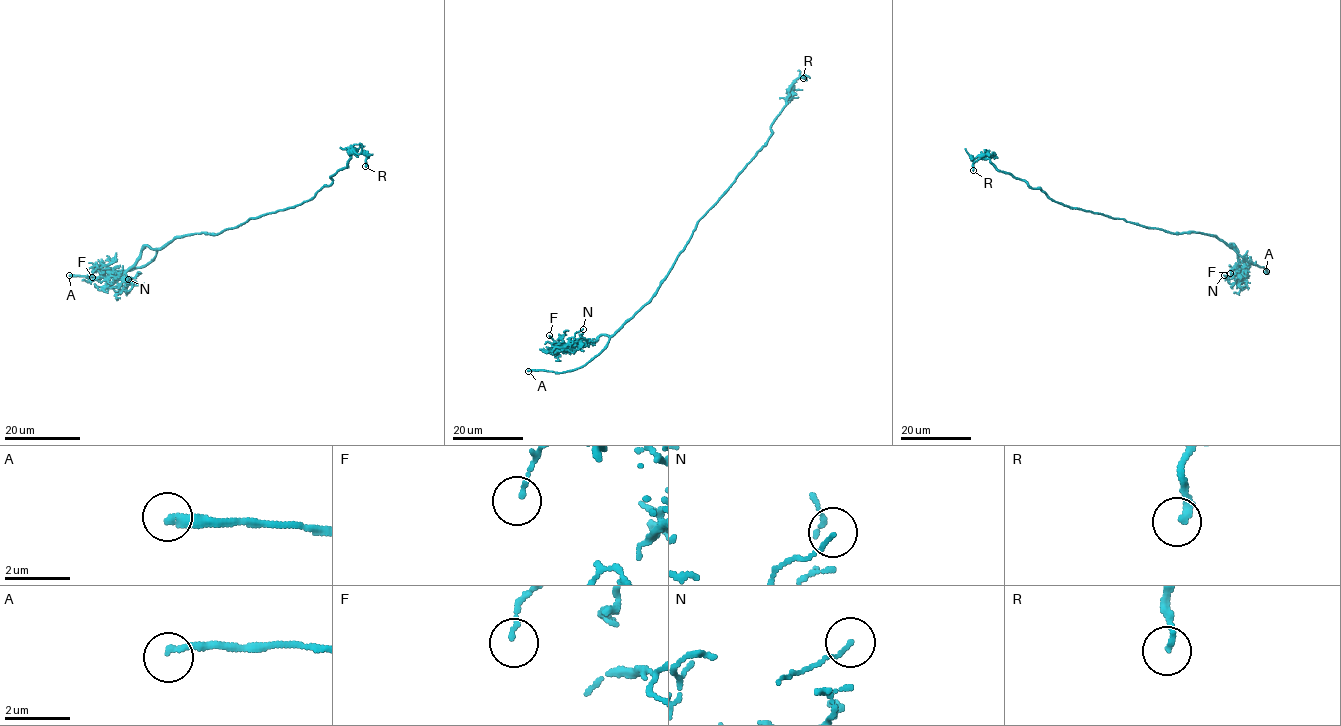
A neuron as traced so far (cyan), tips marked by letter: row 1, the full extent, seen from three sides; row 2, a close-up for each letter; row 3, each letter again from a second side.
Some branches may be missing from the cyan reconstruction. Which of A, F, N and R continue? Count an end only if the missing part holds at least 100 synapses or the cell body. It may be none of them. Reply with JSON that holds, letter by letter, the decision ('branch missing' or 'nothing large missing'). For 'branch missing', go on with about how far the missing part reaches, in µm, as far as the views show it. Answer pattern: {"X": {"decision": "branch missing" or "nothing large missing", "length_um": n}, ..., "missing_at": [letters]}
{"A": {"decision": "branch missing", "length_um": 6}, "F": {"decision": "nothing large missing"}, "N": {"decision": "nothing large missing"}, "R": {"decision": "nothing large missing"}, "missing_at": ["A"]}

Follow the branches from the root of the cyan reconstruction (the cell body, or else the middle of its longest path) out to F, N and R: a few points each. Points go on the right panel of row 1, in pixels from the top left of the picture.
F: (1134, 223), (1172, 233), (1216, 235), (1237, 250), (1239, 270), (1242, 268), (1235, 265), (1230, 273)
N: (1134, 223), (1172, 233), (1216, 235), (1237, 250), (1241, 279), (1229, 283), (1224, 275)
R: (1134, 223), (1057, 203), (1040, 189), (1033, 189), (1025, 181), (997, 169), (989, 159), (973, 158), (973, 170)

